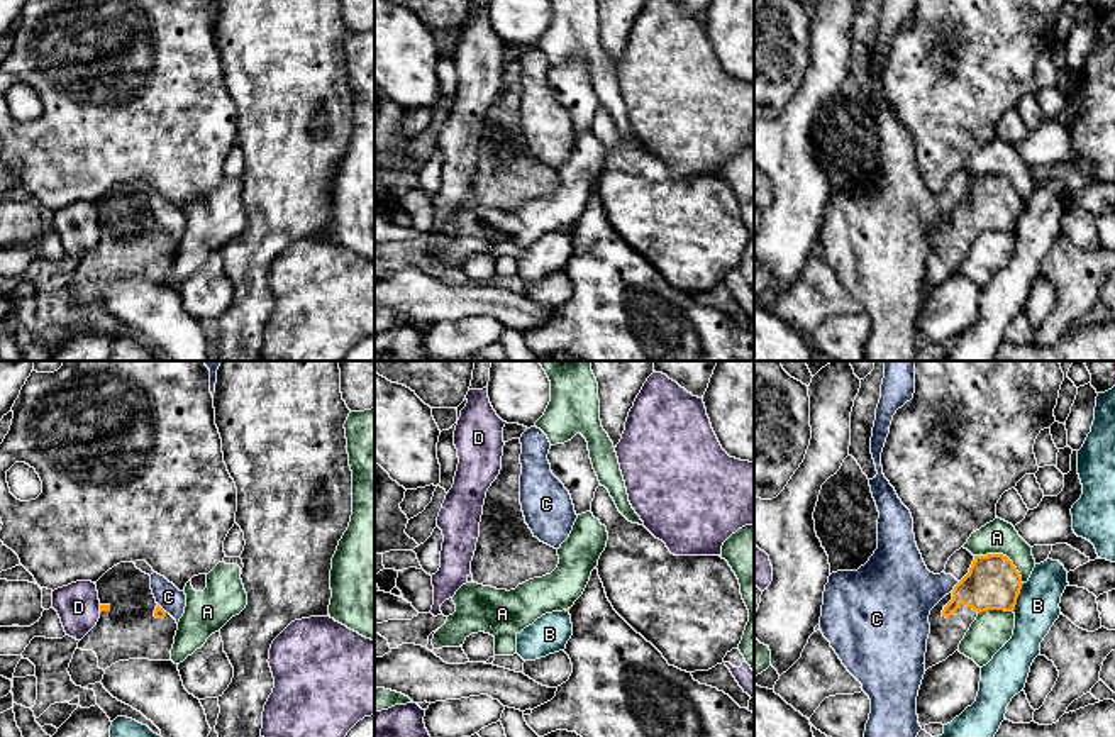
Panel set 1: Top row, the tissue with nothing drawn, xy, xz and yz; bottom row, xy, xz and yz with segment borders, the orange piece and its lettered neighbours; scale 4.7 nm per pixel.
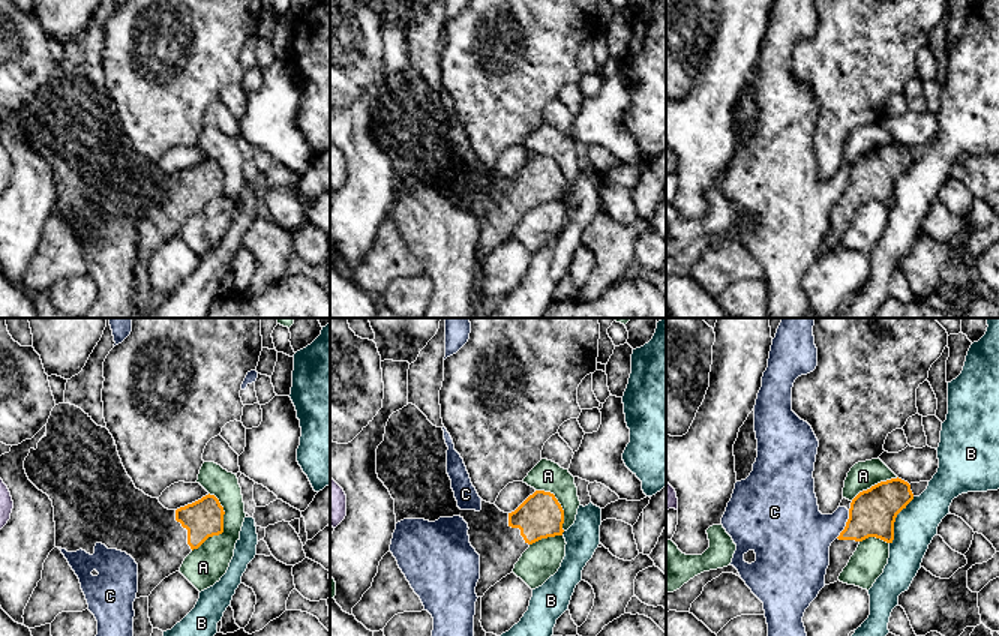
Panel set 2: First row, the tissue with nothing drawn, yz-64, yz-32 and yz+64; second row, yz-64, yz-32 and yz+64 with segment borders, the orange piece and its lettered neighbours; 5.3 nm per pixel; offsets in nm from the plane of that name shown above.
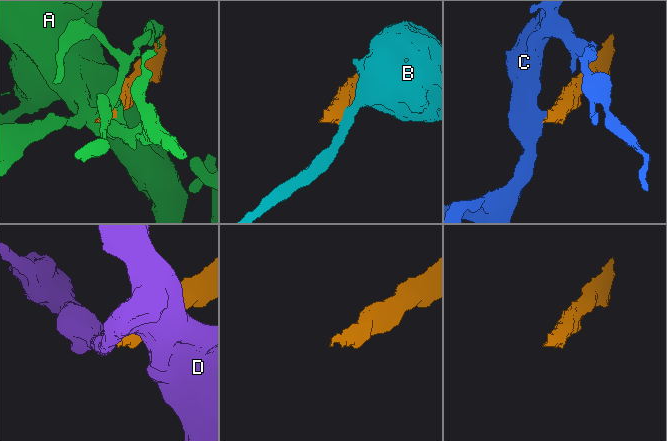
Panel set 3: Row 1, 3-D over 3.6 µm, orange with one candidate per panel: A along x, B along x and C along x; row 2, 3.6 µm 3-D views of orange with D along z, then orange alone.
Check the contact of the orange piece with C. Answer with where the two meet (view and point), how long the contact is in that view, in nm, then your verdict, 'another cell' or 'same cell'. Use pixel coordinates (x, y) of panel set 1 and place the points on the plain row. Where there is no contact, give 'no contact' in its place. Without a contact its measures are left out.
meets orange in yz at (954, 207); contact 70 nm long; another cell

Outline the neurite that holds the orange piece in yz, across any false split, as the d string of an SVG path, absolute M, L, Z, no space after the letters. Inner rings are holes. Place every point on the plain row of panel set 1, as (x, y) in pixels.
M1003 175L974 176L969 193L929 236L925 291L952 276L981 232L1013 232L1022 197Z

